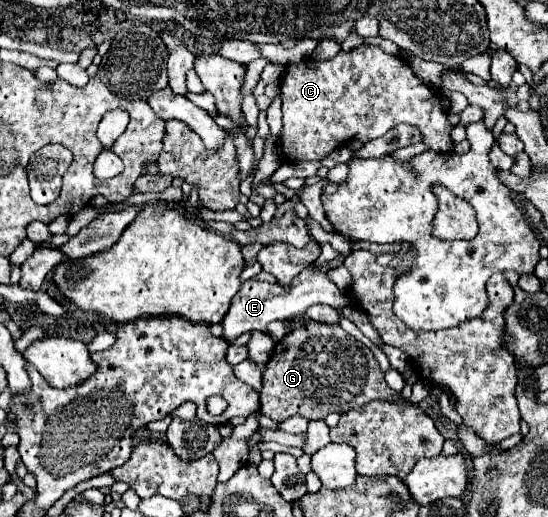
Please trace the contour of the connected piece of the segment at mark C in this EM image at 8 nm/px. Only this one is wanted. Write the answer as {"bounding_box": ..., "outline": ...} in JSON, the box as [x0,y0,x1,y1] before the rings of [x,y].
{"bounding_box":[281,45,455,163],"outline":[[[361,45],[349,53],[341,51],[337,57],[329,61],[315,61],[305,59],[301,63],[289,65],[287,73],[281,81],[281,99],[283,99],[283,131],[281,131],[281,149],[289,163],[297,161],[321,161],[333,149],[345,145],[347,141],[371,141],[391,127],[405,123],[419,129],[423,143],[431,151],[453,151],[455,143],[451,139],[453,125],[447,121],[447,111],[443,107],[443,97],[433,87],[425,85],[411,69],[411,65],[397,57],[385,53],[381,47],[375,45]]]}

